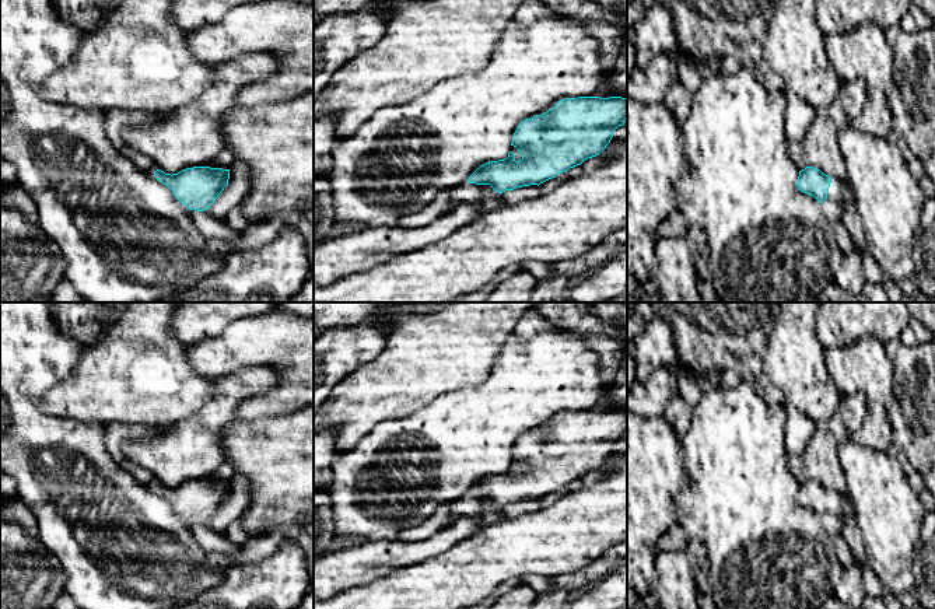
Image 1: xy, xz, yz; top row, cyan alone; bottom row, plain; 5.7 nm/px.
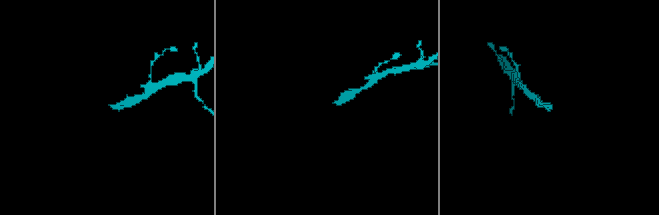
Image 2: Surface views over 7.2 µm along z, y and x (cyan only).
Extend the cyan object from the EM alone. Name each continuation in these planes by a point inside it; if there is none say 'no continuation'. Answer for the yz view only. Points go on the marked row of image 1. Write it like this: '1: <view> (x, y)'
1: yz (840, 191)

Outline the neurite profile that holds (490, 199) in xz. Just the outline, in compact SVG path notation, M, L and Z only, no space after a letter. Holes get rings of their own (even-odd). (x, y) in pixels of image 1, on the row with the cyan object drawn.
M480 185L481 189L481 200L480 207L483 211L493 210L497 206L504 204L504 200L498 192L495 192L490 185Z

